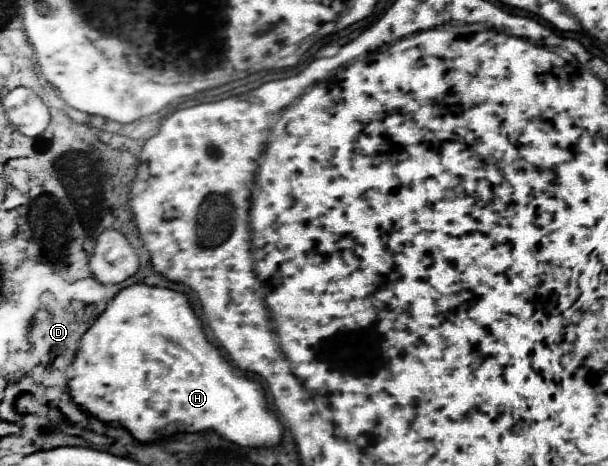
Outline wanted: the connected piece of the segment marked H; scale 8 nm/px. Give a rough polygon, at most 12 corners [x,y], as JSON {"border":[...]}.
{"border":[[135,283],[83,333],[71,401],[279,447],[263,385],[189,297]]}

